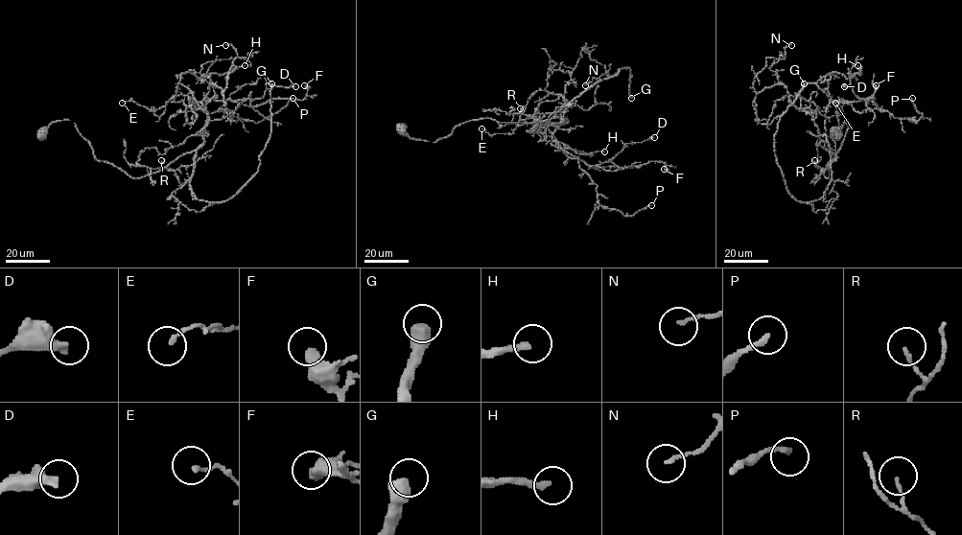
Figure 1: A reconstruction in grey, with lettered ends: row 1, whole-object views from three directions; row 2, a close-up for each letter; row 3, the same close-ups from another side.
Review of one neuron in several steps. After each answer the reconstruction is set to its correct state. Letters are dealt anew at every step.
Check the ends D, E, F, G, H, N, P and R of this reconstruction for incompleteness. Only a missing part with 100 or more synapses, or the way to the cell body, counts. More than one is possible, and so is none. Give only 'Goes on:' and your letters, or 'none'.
Goes on: G

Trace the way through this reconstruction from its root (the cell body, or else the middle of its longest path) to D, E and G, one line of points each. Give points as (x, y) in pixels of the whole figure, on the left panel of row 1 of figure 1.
D: (41, 134), (69, 120), (97, 159), (138, 178), (202, 144), (206, 110), (193, 102), (295, 86)
E: (41, 134), (69, 120), (97, 159), (135, 178), (203, 142), (208, 116), (191, 93), (159, 118), (122, 103)
G: (41, 134), (69, 120), (97, 159), (135, 178), (195, 151), (193, 195), (224, 201), (257, 170), (271, 83)

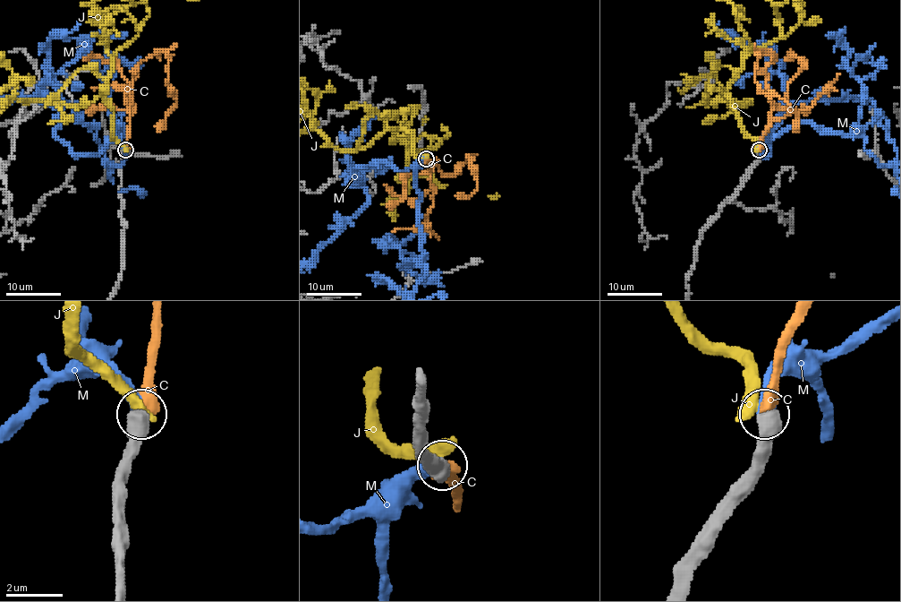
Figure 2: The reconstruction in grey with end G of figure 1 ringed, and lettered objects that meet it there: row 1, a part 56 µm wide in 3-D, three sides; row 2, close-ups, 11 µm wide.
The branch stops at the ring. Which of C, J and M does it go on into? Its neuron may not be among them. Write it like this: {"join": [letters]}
{"join": ["M"]}

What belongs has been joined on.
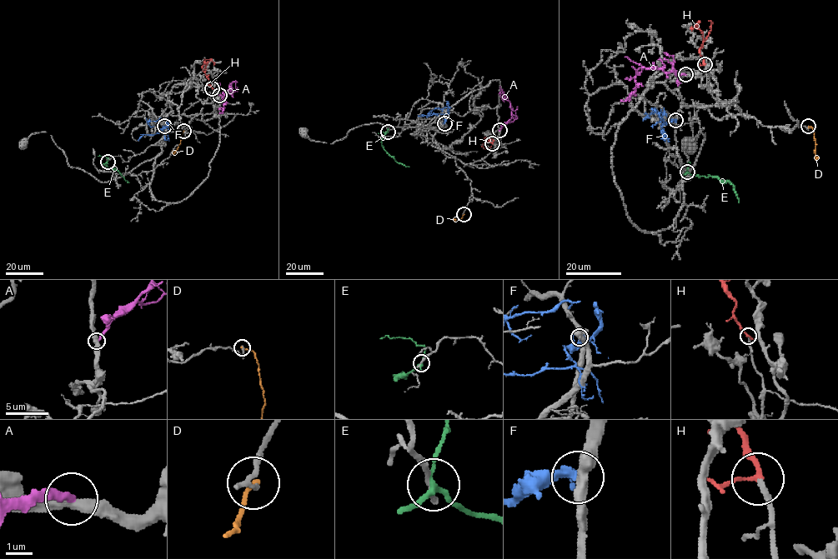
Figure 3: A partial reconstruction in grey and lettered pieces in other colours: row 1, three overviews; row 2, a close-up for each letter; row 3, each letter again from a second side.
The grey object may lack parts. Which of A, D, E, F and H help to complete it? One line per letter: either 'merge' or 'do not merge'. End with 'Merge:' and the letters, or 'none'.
A: do not merge
D: do not merge
E: do not merge
F: do not merge
H: merge
Merge: H

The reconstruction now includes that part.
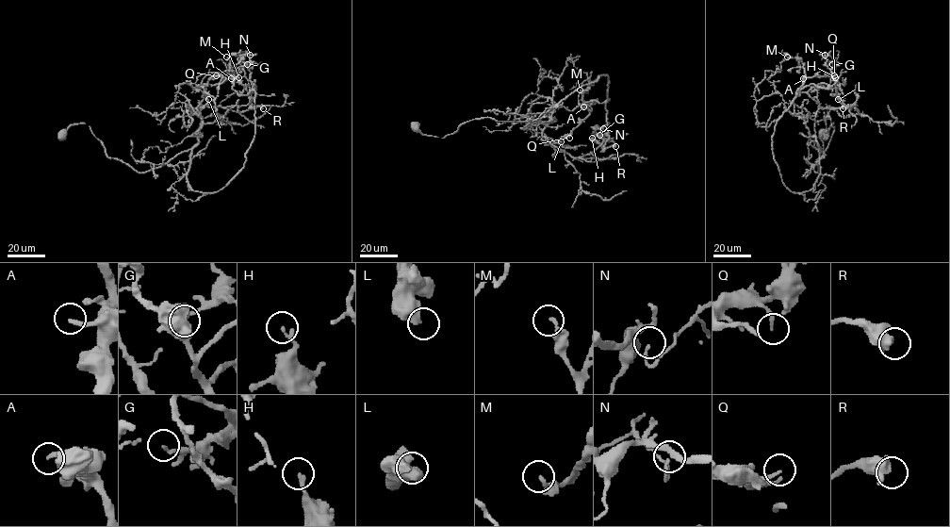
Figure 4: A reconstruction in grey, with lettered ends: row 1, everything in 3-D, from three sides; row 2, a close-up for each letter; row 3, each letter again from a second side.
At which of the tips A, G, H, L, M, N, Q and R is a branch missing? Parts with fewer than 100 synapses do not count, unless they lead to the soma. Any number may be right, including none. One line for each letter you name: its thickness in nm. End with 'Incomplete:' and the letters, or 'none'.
Incomplete: none

